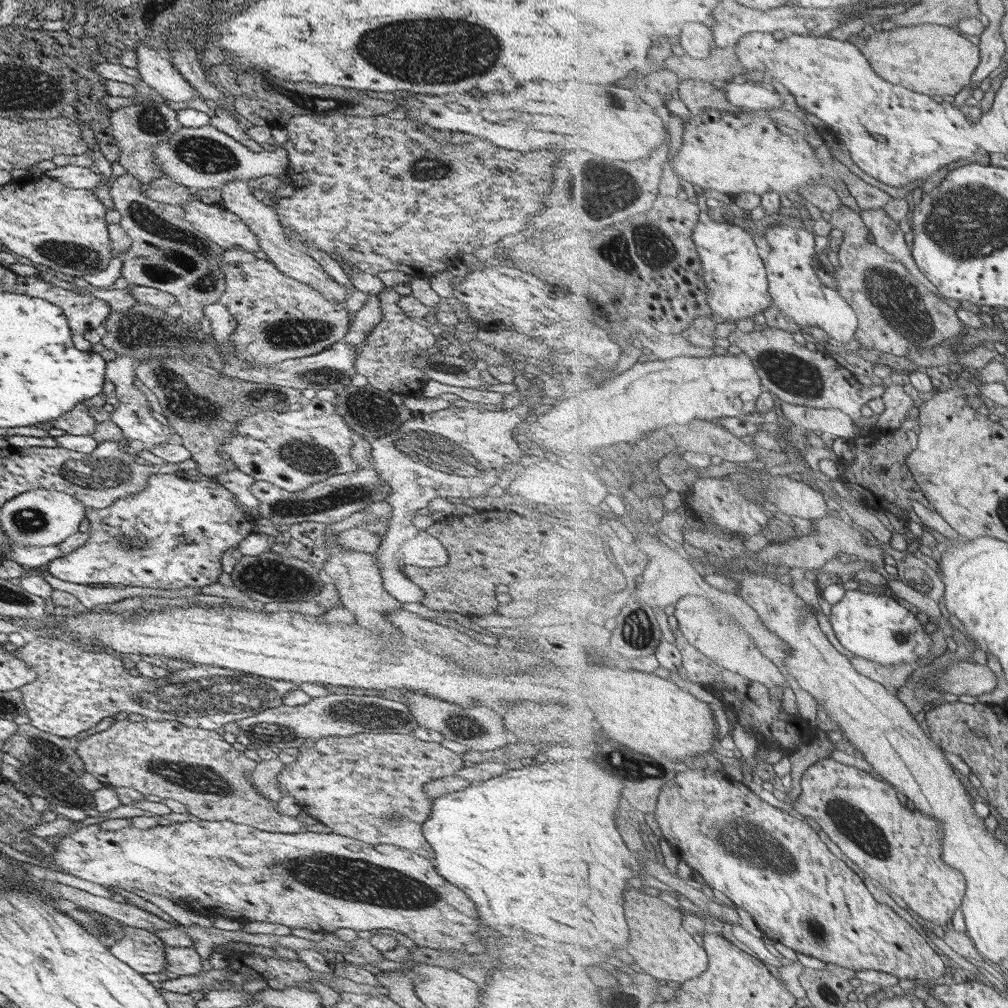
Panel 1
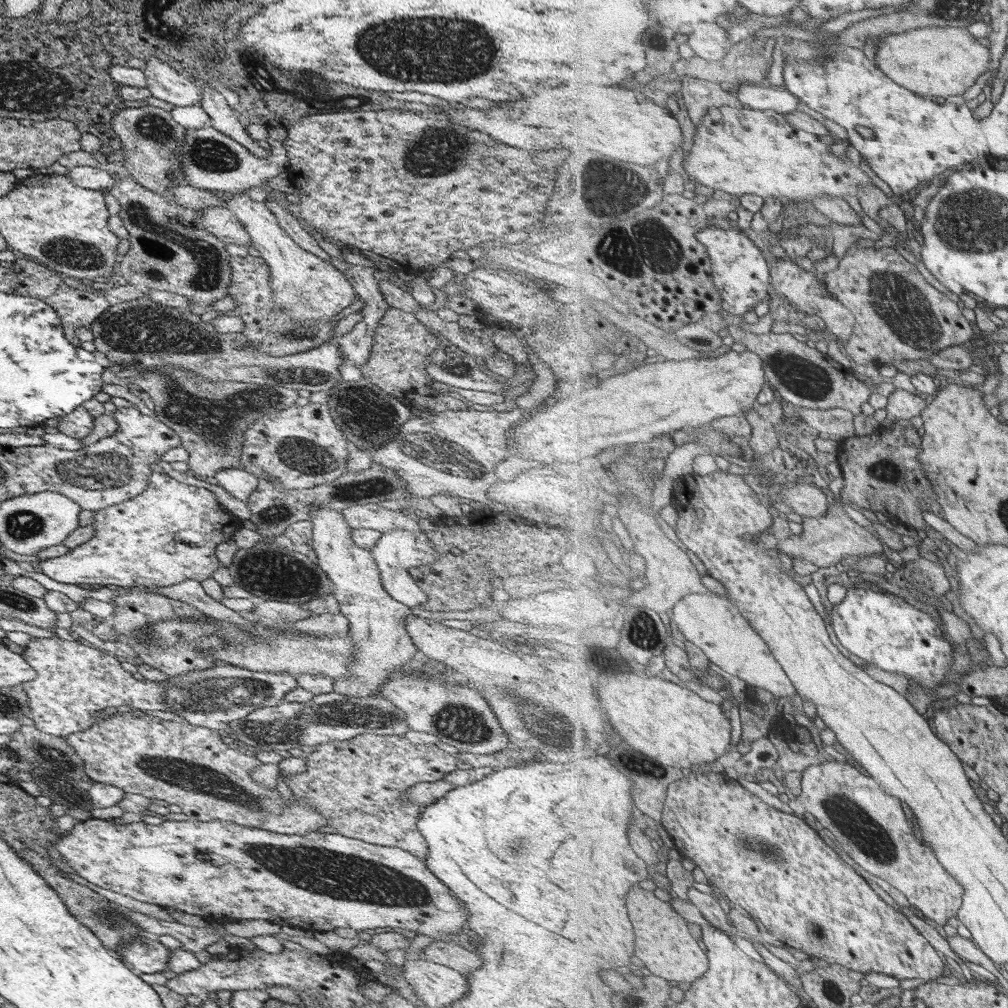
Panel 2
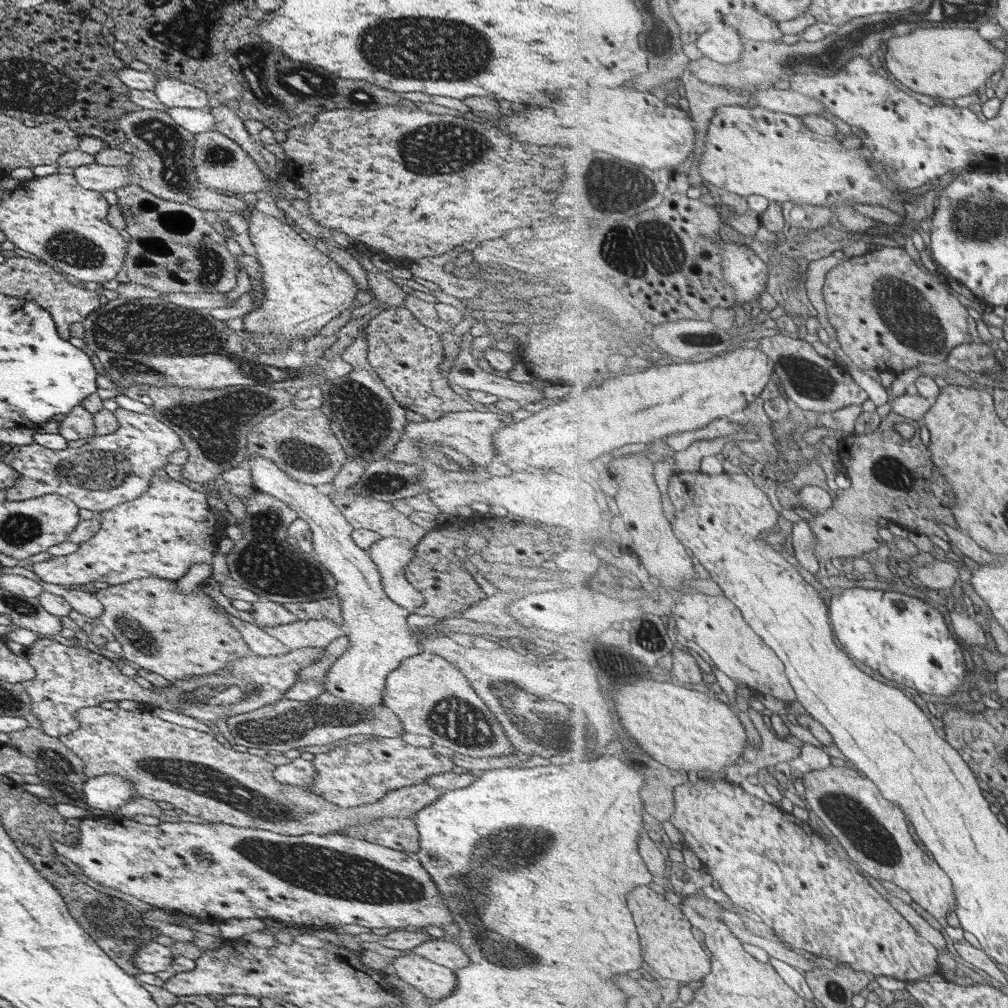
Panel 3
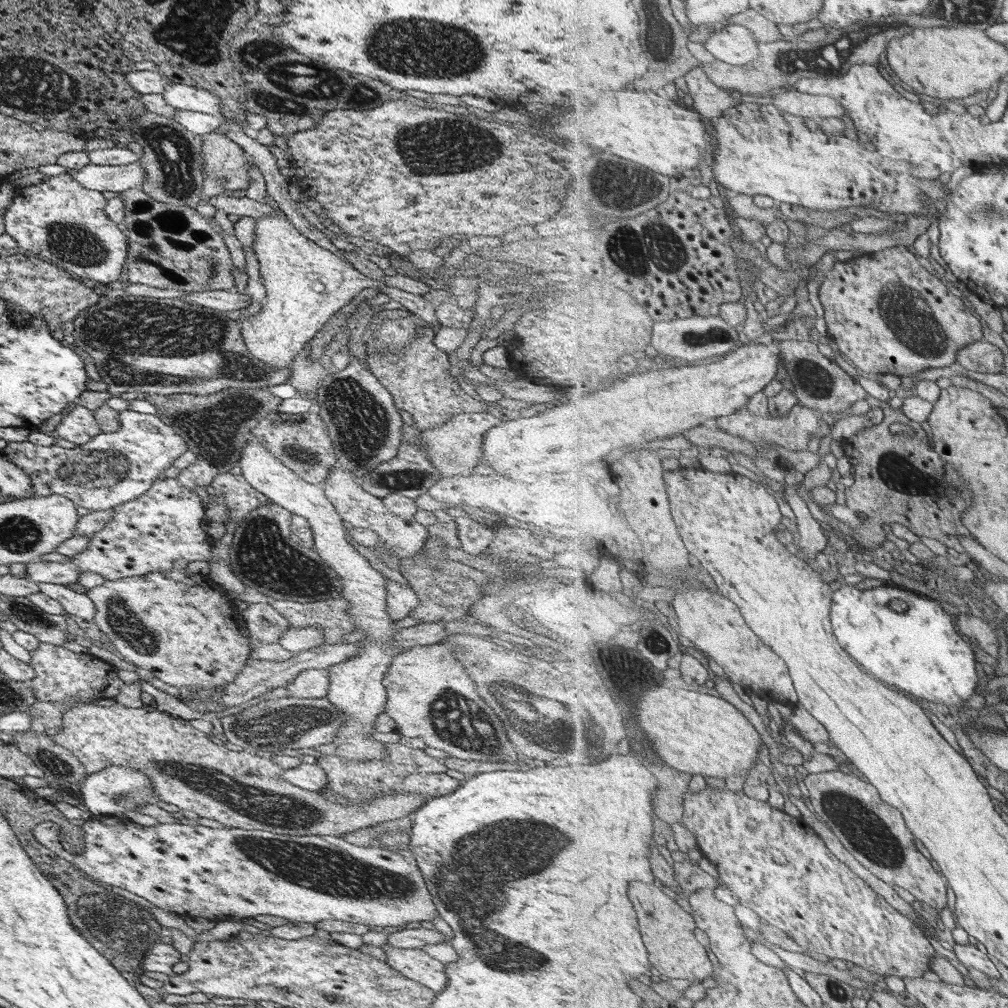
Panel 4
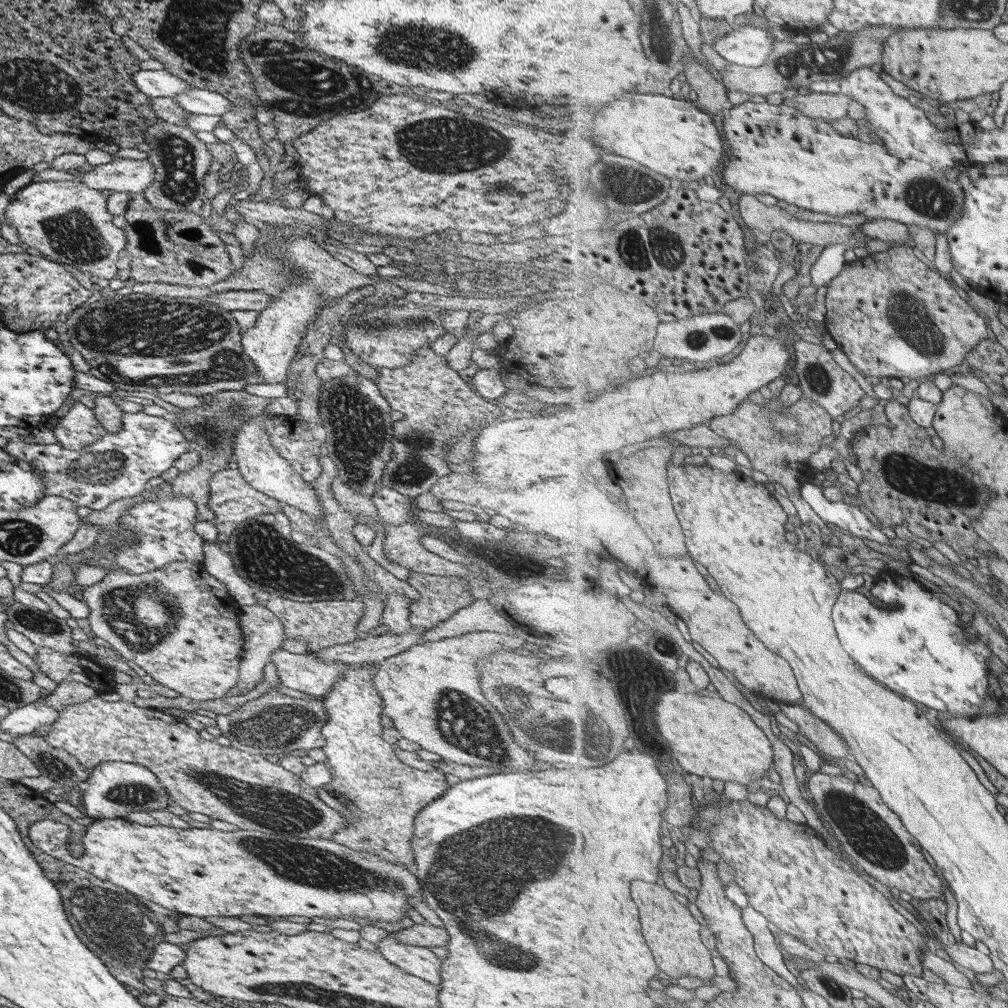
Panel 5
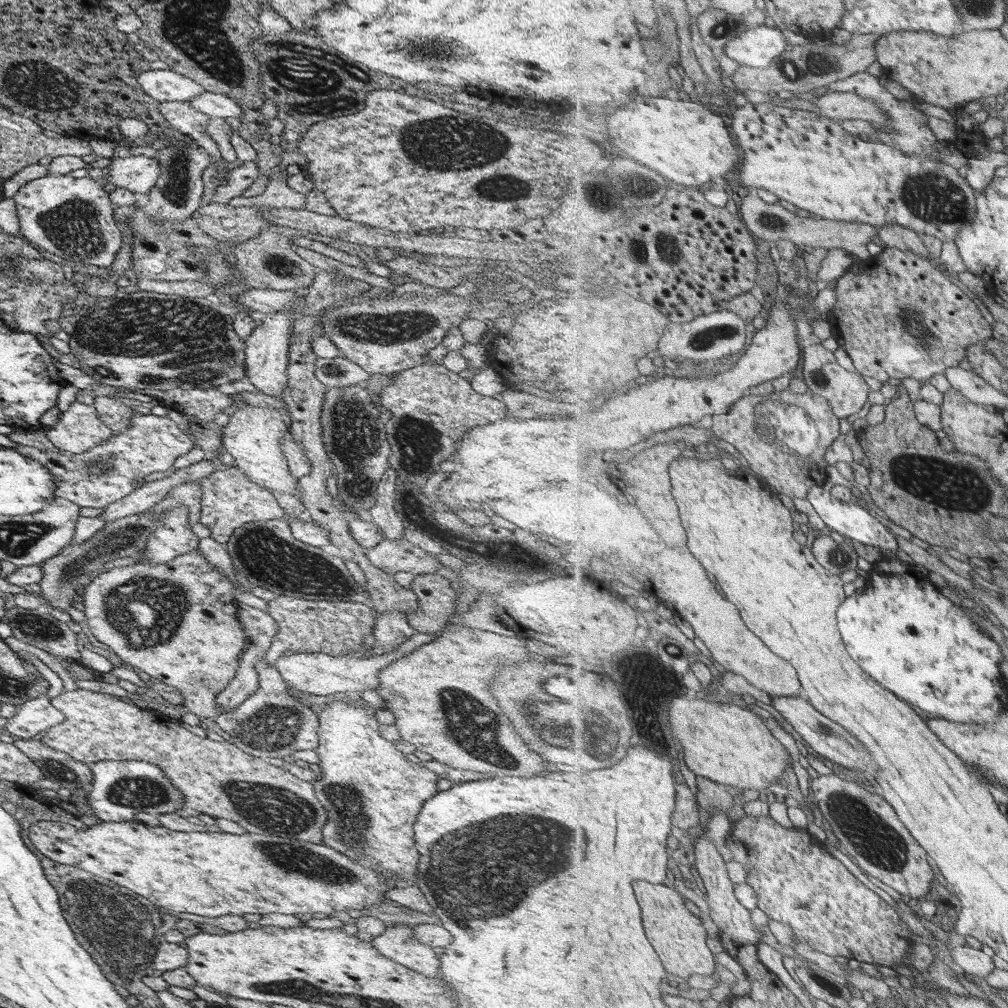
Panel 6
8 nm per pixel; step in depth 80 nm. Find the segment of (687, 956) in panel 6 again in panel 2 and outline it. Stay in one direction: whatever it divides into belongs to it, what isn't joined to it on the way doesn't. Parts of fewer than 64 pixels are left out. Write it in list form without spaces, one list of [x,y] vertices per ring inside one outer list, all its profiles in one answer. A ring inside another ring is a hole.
[[[635,885],[625,896],[627,914],[635,932],[635,956],[650,972],[673,984],[693,983],[709,970],[707,952],[699,940],[689,932],[687,920],[671,906],[669,901],[659,900],[653,891]]]

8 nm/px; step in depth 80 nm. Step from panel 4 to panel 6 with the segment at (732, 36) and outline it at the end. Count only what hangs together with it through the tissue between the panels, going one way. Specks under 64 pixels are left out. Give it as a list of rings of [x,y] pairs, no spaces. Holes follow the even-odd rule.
[[[766,25],[742,32],[727,46],[727,54],[741,64],[767,68],[787,50],[788,43],[781,29]]]

